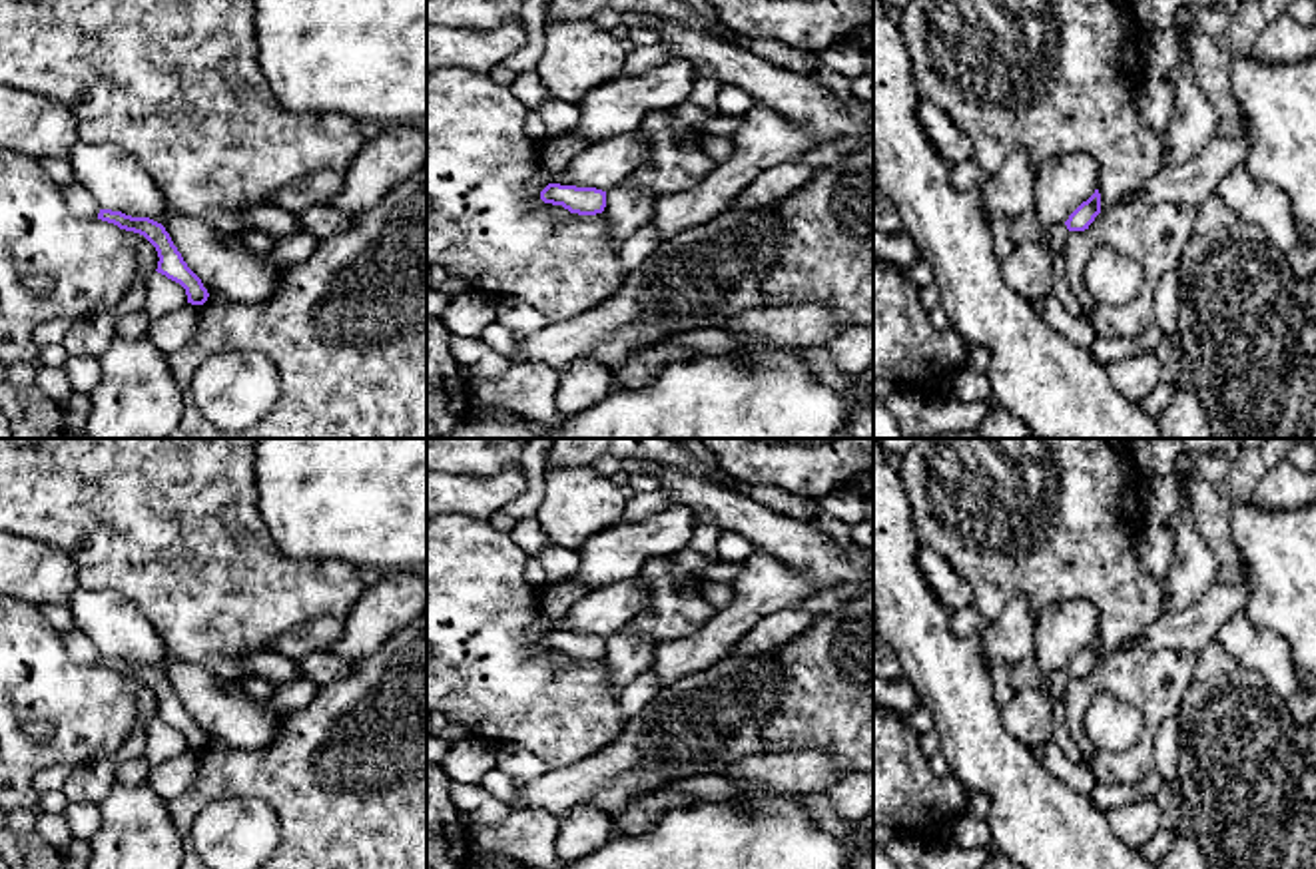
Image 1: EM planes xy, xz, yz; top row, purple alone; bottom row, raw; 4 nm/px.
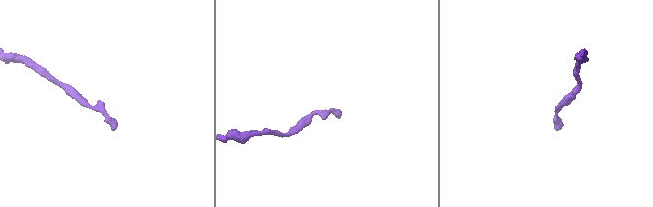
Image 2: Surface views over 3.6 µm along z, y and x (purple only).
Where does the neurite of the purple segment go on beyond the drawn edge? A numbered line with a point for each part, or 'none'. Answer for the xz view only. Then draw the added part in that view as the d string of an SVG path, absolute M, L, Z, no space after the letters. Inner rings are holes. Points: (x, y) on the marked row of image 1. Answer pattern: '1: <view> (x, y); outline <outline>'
none

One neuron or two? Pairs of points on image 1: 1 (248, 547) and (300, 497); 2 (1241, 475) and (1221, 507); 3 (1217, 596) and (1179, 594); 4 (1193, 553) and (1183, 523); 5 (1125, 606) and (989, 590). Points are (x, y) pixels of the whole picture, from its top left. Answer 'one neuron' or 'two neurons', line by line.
1: two neurons
2: one neuron
3: two neurons
4: one neuron
5: one neuron

